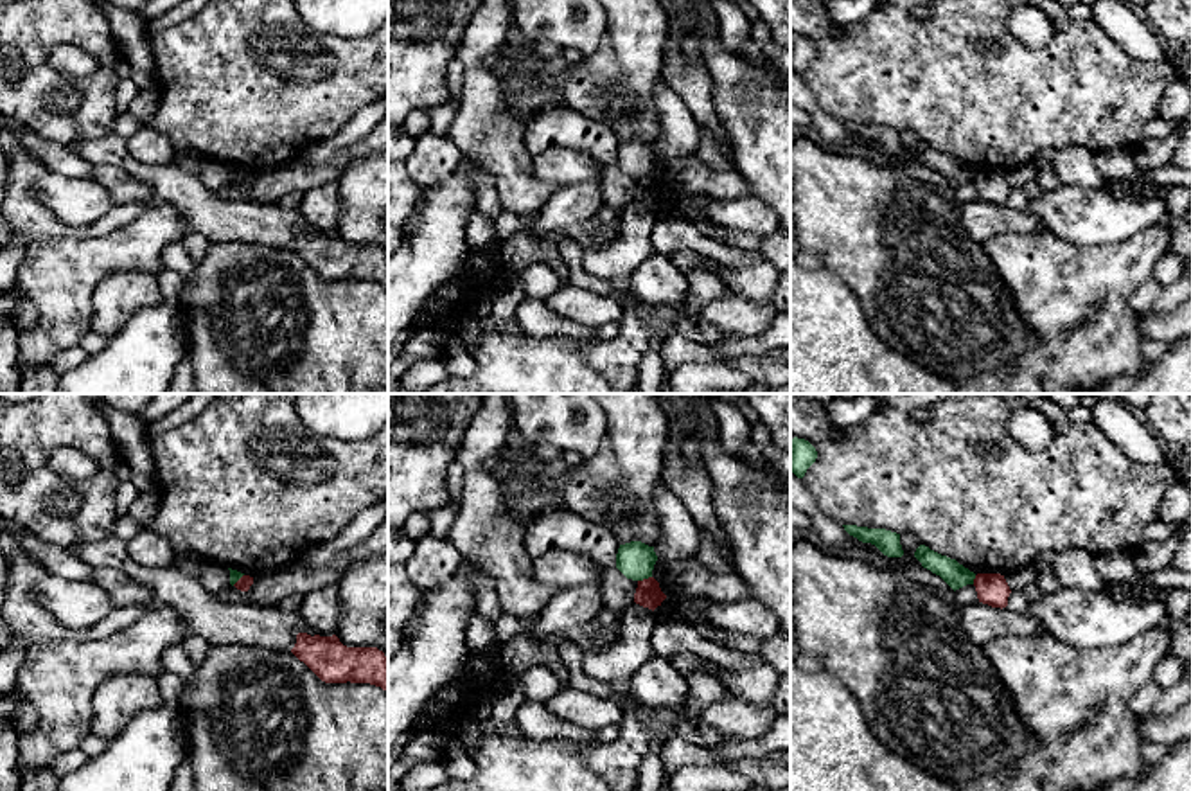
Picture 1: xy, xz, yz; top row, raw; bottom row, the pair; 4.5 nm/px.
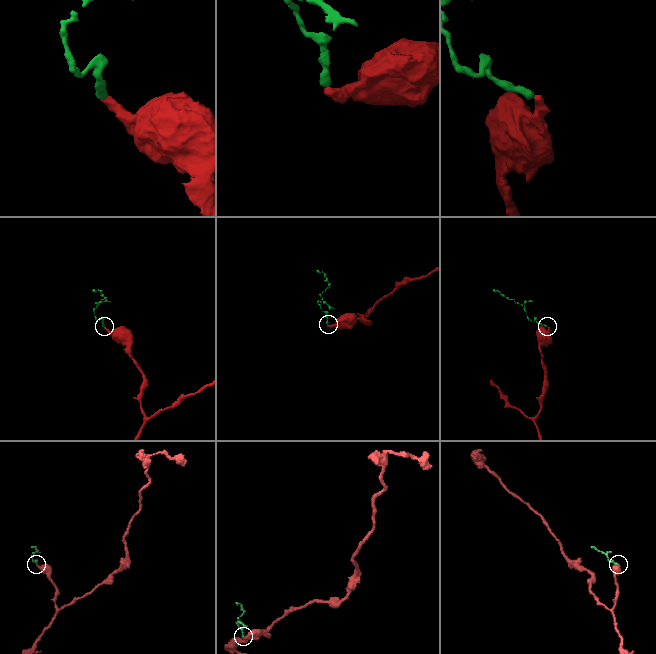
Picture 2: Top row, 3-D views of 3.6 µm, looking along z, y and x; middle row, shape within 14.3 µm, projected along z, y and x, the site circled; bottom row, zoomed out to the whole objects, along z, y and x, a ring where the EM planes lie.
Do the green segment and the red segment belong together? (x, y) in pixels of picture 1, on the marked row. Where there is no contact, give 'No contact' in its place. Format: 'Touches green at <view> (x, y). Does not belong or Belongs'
Touches green at xz (644, 577). Does not belong

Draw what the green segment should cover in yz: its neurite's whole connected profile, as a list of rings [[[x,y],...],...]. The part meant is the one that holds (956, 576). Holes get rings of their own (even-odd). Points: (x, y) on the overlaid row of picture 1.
[[[925,545],[916,548],[914,557],[922,563],[923,568],[940,575],[954,591],[966,584],[974,584],[974,572],[959,564],[956,559],[941,555]]]

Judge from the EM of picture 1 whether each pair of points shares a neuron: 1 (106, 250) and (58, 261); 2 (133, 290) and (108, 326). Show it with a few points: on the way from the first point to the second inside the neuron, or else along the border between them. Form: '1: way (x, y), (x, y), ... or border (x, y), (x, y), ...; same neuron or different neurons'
1: way (94, 259), (70, 261); same neuron
2: way (124, 299), (108, 317); same neuron

